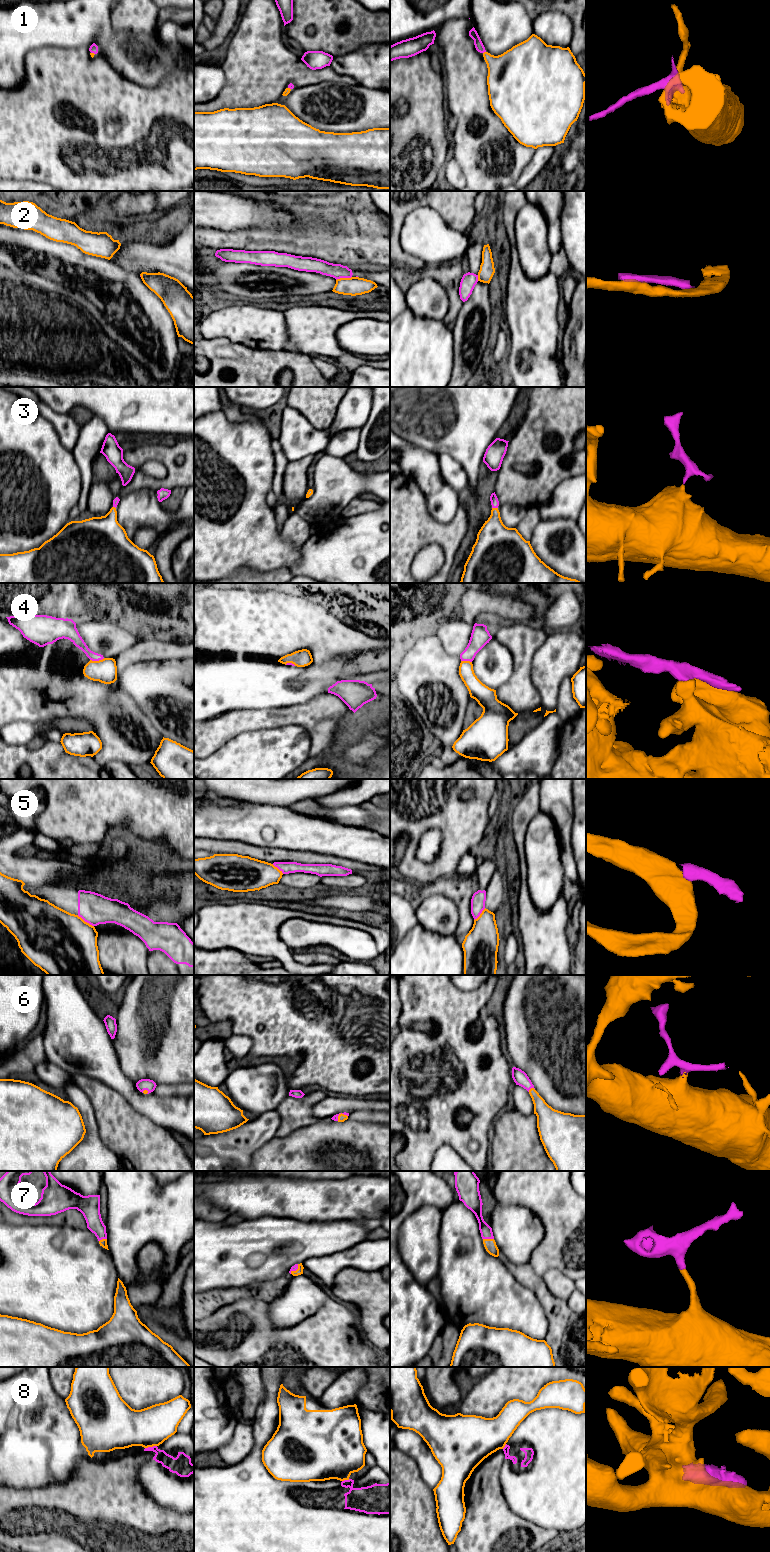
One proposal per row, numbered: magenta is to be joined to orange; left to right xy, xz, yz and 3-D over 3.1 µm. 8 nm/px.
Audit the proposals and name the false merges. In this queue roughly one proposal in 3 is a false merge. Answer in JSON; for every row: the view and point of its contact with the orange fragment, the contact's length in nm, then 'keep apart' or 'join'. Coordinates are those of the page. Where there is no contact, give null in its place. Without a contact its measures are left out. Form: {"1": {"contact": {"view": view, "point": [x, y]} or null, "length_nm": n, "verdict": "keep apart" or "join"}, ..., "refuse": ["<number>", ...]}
{"1": {"contact": {"view": "yz", "point": [484, 52]}, "length_nm": 30, "verdict": "join"}, "2": {"contact": {"view": "xz", "point": [343, 278]}, "length_nm": 130, "verdict": "keep apart"}, "3": {"contact": {"view": "yz", "point": [495, 508]}, "length_nm": 50, "verdict": "join"}, "4": {"contact": {"view": "xy", "point": [97, 661]}, "length_nm": 120, "verdict": "keep apart"}, "5": {"contact": {"view": "xy", "point": [84, 921]}, "length_nm": 160, "verdict": "keep apart"}, "6": {"contact": {"view": "yz", "point": [531, 1088]}, "length_nm": 60, "verdict": "join"}, "7": {"contact": {"view": "yz", "point": [488, 1239]}, "length_nm": 90, "verdict": "join"}, "8": {"contact": {"view": "xy", "point": [150, 1446]}, "length_nm": 100, "verdict": "keep apart"}, "refuse": ["2", "4", "5", "8"]}

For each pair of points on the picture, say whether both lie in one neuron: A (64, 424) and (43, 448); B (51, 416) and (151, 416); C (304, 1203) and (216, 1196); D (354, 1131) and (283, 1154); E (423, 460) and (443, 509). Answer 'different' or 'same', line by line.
A: different
B: different
C: same
D: same
E: same

